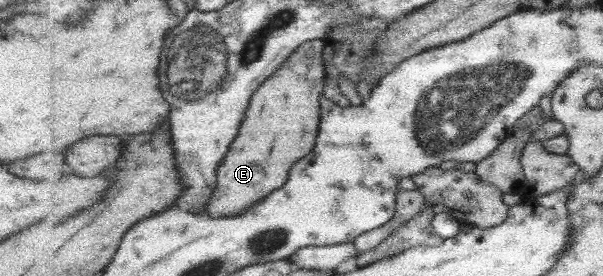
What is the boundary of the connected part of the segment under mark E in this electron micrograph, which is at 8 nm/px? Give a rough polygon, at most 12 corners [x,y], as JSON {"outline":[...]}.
{"outline":[[326,40],[254,91],[207,204],[238,216],[319,140]]}

